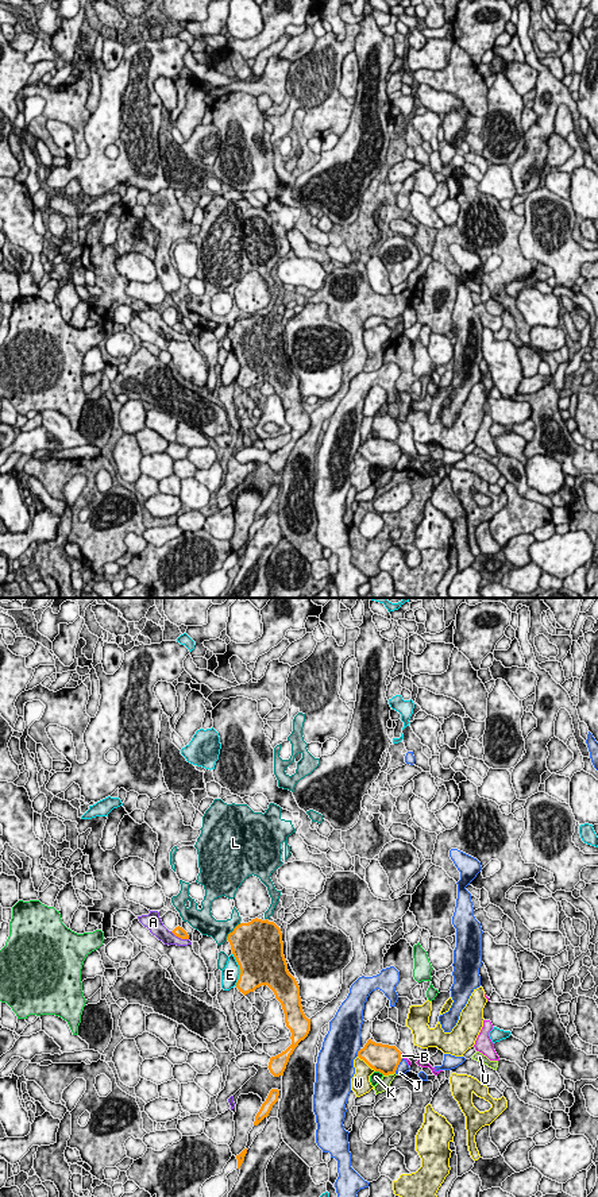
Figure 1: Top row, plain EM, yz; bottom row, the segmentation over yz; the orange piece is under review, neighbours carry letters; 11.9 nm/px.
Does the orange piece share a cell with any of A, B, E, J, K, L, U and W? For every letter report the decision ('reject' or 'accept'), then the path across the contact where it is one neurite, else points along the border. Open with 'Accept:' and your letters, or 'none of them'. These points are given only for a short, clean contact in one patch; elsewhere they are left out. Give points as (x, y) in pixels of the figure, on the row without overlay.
Accept: none of them
A: reject
B: reject; border along yz (400, 448), (401, 454)
E: reject
J: reject
K: reject
L: reject
U: reject; border along yz (394, 467), (384, 471)
W: reject

